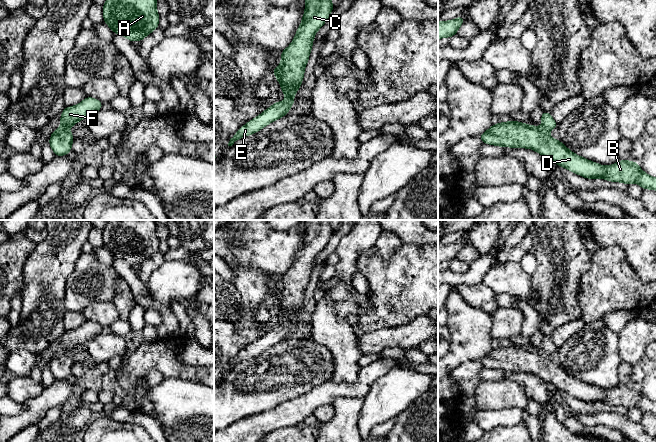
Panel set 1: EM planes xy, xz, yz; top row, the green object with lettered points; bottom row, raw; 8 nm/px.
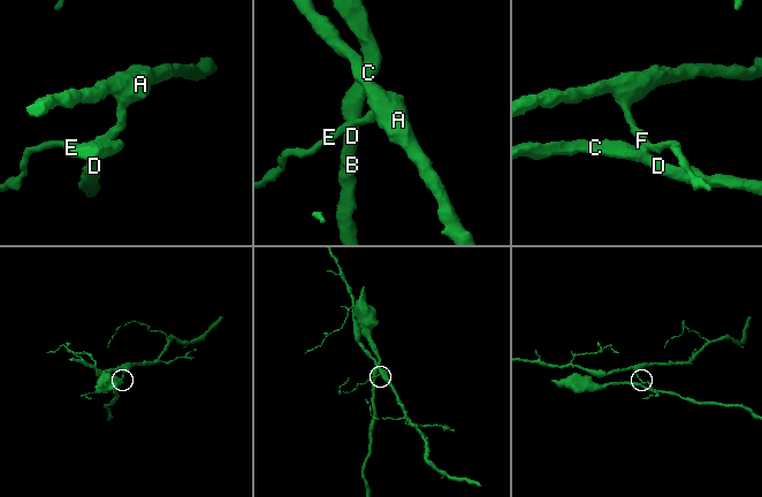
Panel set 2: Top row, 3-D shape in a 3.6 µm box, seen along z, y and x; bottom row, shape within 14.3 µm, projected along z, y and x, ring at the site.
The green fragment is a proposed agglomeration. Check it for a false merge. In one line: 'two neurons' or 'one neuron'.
two neurons

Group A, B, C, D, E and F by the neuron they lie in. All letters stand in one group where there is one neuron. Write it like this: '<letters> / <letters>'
A E F / B C D

